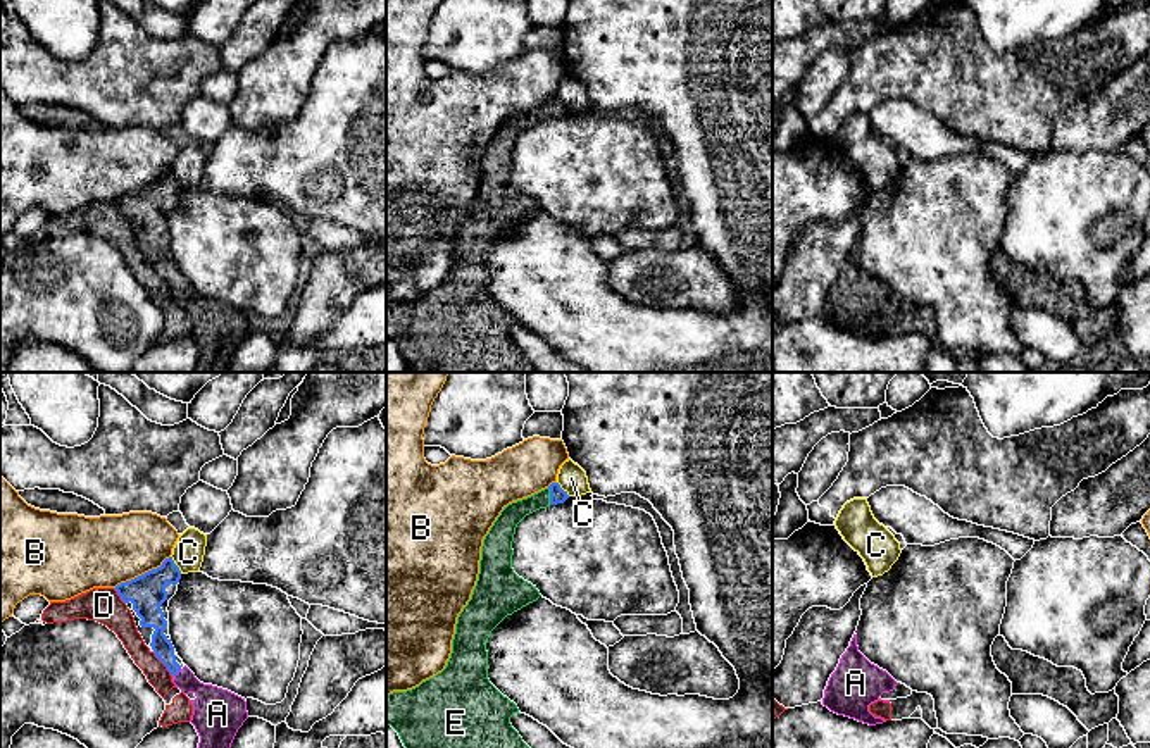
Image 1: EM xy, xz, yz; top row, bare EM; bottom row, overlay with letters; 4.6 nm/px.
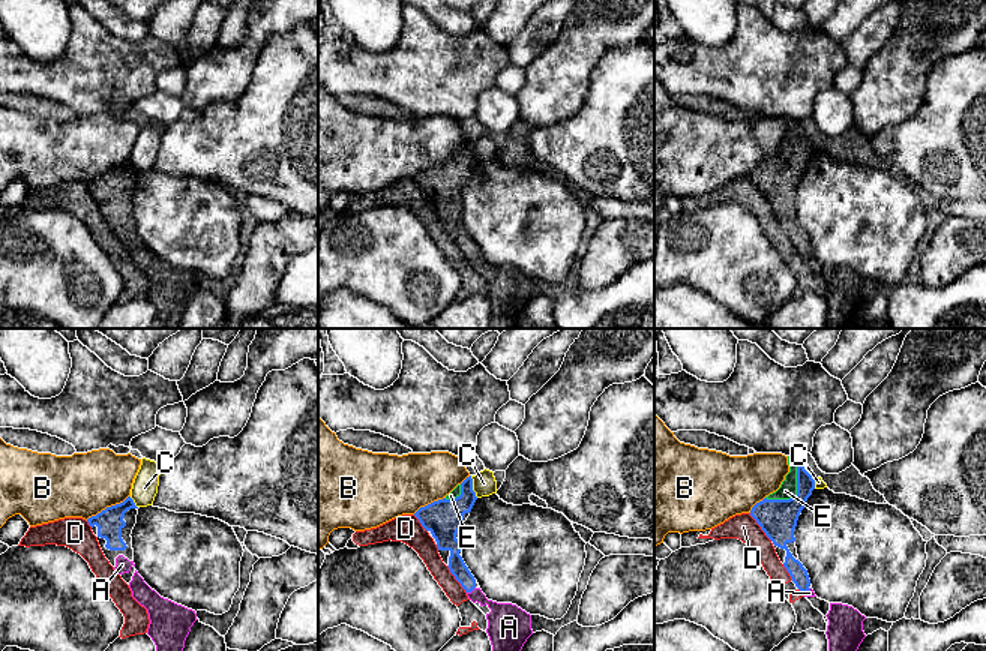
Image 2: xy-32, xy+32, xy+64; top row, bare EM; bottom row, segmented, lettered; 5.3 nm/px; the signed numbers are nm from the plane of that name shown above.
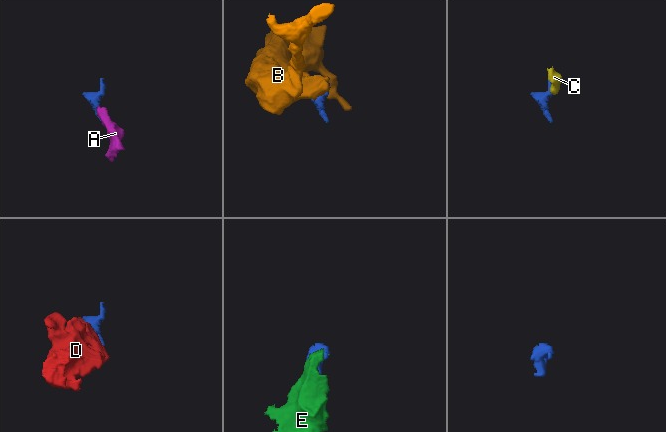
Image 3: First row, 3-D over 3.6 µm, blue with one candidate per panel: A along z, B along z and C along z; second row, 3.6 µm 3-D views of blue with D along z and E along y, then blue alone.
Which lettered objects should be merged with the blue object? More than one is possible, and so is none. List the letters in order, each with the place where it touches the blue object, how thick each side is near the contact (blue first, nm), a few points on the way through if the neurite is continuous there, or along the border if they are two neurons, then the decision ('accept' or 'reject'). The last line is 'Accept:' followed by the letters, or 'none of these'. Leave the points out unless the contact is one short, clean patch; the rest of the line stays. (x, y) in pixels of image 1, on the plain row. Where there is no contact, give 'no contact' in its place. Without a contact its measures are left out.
A: contact xy (176, 286); calibres 90 and 200 nm; accept
B: contact xy (142, 188); calibres 170 and 340 nm; border xy (169, 169), (159, 180), (121, 195), (114, 202); reject
C: contact xy (174, 178); calibres 170 and 150 nm; border xy (171, 169), (181, 186); reject
D: contact xy (162, 276); calibres 110 and 110 nm; reject
E: contact xz (550, 111); calibres 80 and 100 nm; accept
Accept: A, E

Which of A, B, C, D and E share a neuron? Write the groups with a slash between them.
A E / B / C / D

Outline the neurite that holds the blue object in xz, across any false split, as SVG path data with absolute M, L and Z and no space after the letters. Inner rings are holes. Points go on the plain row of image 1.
M552 97L503 121L483 153L478 195L457 231L445 283L412 303L386 309L386 340L398 346L407 372L538 372L510 338L517 319L488 293L486 257L507 229L541 210L512 183L517 138L567 112Z

